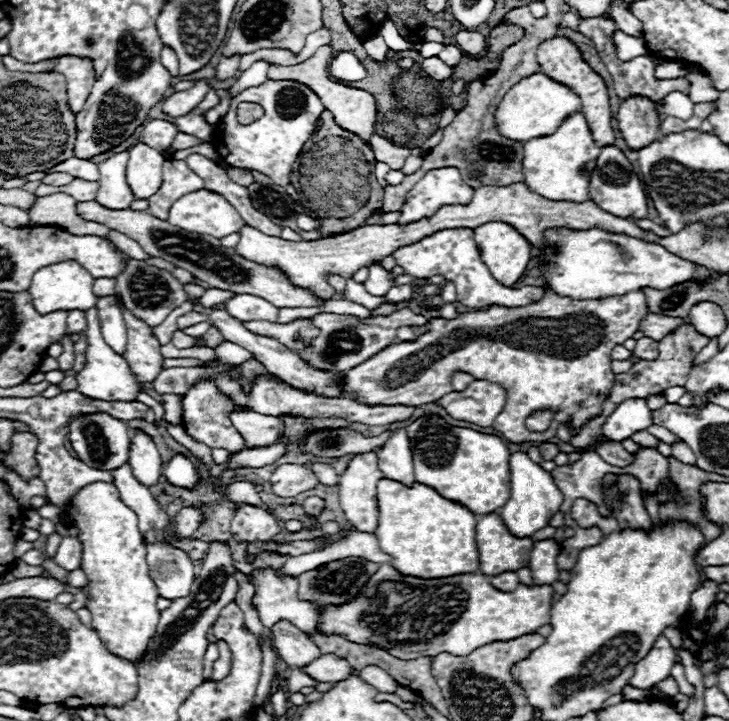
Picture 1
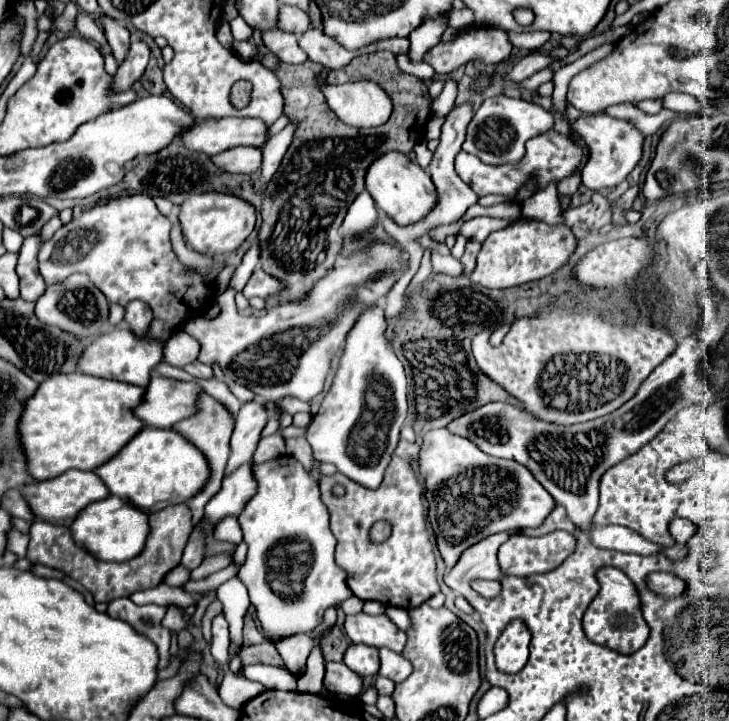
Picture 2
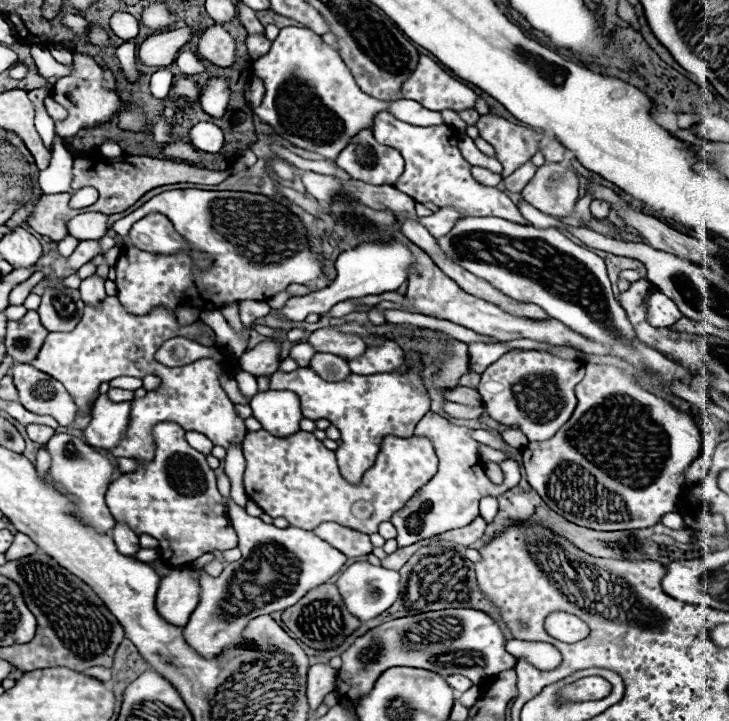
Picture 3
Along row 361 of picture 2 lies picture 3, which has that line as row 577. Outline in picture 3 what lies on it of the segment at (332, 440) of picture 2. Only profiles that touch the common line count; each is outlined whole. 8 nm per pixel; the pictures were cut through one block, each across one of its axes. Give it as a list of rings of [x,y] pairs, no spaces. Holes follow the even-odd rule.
[[[356,562],[352,566],[346,568],[346,572],[338,578],[336,586],[344,598],[344,604],[346,608],[356,616],[360,618],[362,622],[366,620],[372,620],[376,618],[378,614],[382,614],[384,610],[388,610],[392,606],[392,602],[396,602],[398,598],[398,572],[394,570],[386,570],[382,566],[372,566],[368,562]]]

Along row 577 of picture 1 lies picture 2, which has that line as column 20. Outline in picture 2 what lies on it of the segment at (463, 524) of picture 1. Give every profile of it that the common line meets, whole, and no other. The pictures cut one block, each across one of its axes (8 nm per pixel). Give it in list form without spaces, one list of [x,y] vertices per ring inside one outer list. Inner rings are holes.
[[[82,372],[56,374],[44,380],[34,392],[34,396],[30,396],[24,402],[24,410],[18,422],[18,440],[26,456],[26,468],[30,476],[34,480],[50,480],[70,468],[94,470],[106,460],[110,460],[142,428],[142,422],[136,416],[132,416],[132,408],[142,402],[142,394],[144,388],[136,388],[132,384],[124,384],[116,380],[88,376]]]

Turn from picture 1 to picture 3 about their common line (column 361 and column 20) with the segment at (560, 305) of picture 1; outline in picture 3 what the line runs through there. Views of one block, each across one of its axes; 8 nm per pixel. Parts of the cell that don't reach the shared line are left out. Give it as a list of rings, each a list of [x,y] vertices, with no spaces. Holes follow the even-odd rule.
[[[12,364],[12,378],[20,394],[20,404],[40,416],[52,416],[60,426],[74,422],[76,404],[60,382],[30,364]]]

